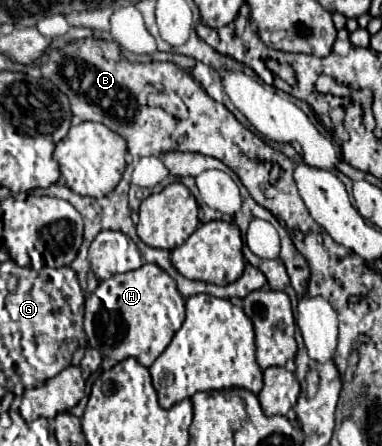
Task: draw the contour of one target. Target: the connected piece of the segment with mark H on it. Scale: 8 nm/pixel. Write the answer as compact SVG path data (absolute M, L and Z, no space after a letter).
M145 264L139 270L125 272L125 274L113 274L111 278L99 282L99 286L85 300L85 334L89 346L99 350L101 356L105 358L113 358L113 360L135 358L139 364L147 368L167 348L173 334L181 328L183 318L185 318L185 300L179 294L175 280L167 272L159 270L155 264Z

